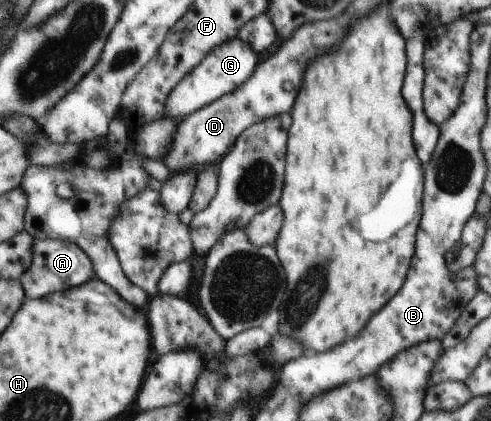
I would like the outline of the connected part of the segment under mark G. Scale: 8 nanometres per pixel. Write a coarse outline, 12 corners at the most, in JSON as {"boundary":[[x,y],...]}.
{"boundary":[[222,42],[172,90],[166,117],[235,92],[258,56]]}

